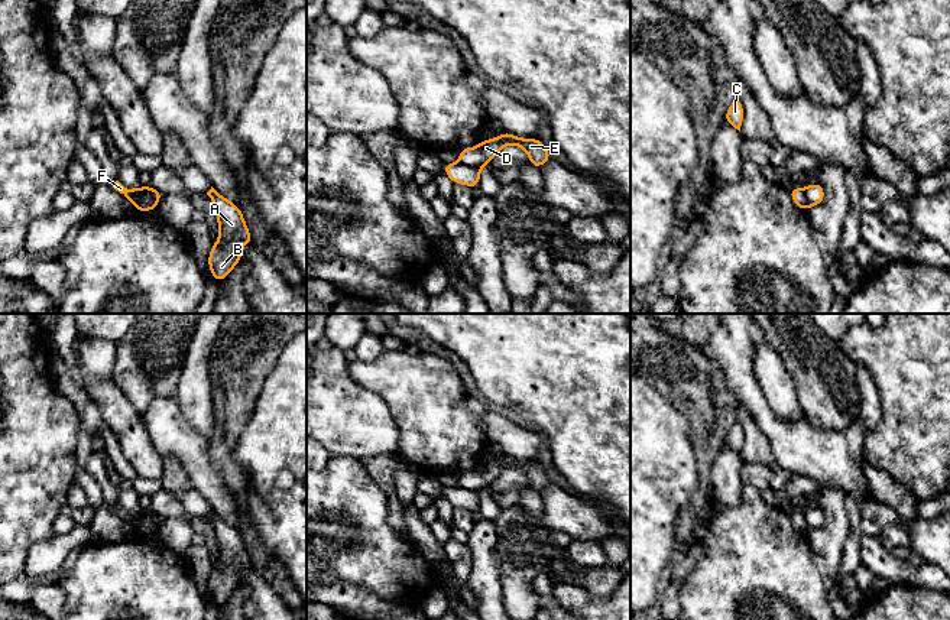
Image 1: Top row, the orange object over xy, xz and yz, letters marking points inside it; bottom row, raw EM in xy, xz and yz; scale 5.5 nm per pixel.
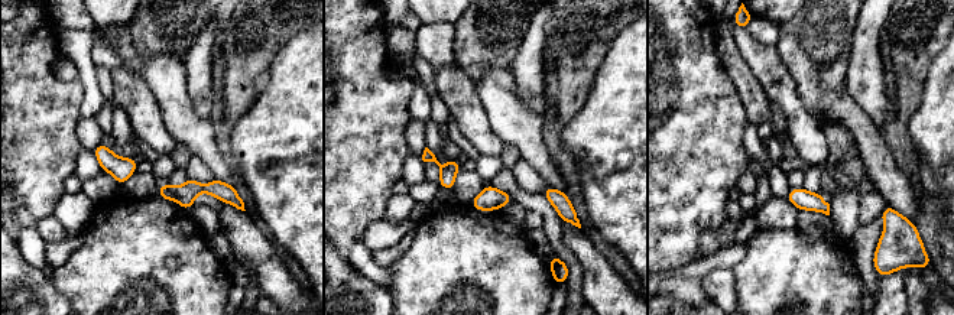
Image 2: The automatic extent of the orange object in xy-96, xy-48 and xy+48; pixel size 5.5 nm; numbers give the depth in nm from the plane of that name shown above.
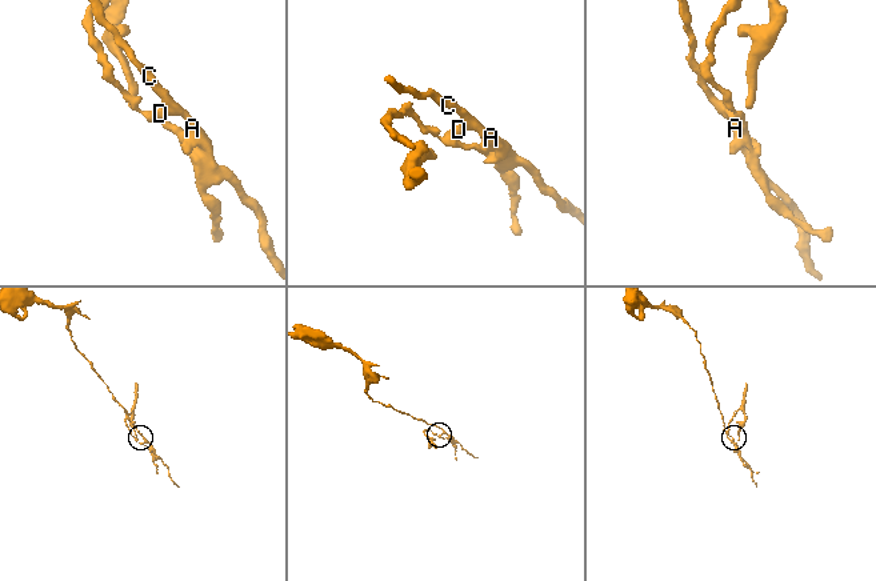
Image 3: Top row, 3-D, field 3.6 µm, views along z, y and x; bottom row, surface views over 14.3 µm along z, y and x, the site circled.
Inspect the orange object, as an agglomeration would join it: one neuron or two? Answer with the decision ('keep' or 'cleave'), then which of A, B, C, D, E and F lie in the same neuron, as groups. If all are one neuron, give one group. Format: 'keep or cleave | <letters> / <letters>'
cleave | A B C D E / F

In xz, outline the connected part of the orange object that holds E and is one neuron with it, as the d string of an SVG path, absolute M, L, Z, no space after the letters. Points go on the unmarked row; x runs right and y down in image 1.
M503 455L500 461L483 464L474 471L460 474L460 487L471 491L486 490L505 468L513 468L522 471L531 484L531 490L541 491L547 484L551 483L549 474L538 462L523 462Z

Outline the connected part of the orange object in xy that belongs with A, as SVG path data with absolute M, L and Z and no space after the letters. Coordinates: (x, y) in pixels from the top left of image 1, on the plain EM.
M213 510L207 519L215 532L220 552L218 564L208 578L208 590L215 606L221 606L241 585L241 569L253 568L253 565L239 530Z

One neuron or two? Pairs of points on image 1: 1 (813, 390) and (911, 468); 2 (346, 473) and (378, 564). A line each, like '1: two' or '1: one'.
1: two
2: one

